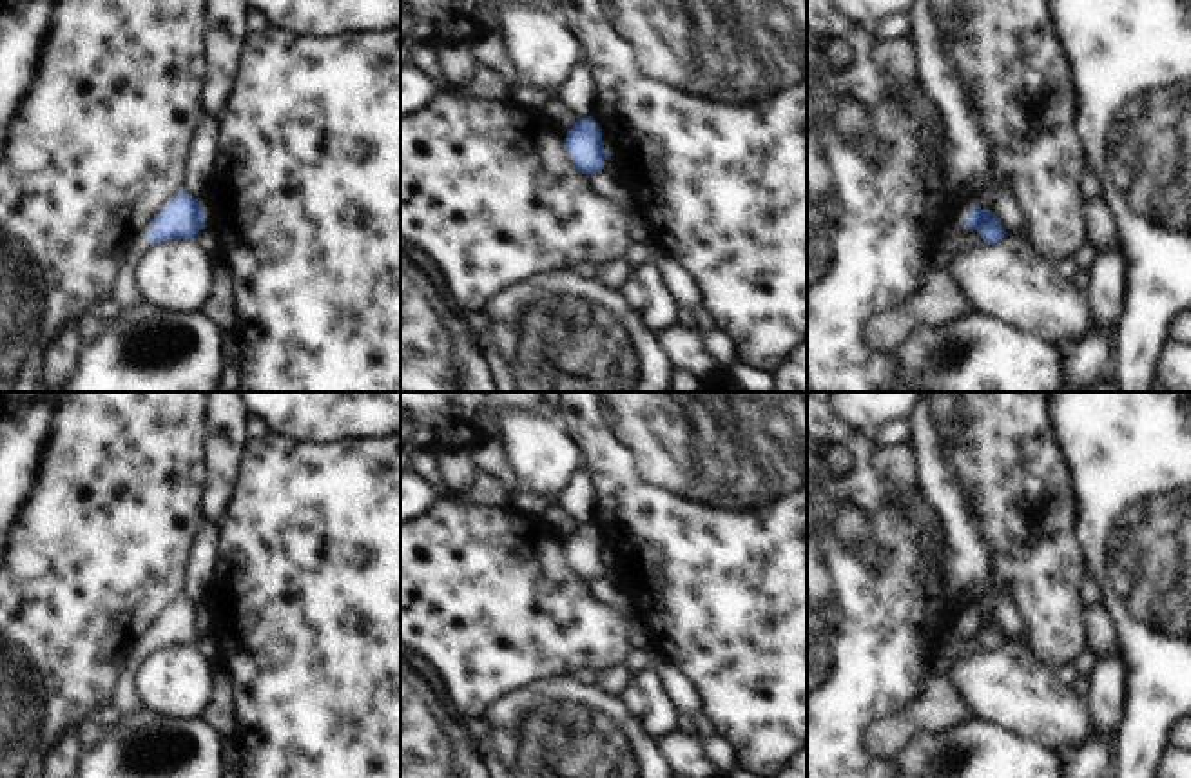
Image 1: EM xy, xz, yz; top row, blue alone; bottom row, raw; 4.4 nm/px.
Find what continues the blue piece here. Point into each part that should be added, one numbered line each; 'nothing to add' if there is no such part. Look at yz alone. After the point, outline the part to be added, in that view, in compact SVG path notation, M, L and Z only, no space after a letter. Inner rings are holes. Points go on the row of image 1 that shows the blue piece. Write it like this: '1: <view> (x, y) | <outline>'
1: yz (988, 198) | M995 180L992 183L990 189L986 189L977 199L975 199L975 205L979 205L981 209L986 209L990 212L995 210L995 203L997 203L997 196L999 192L1004 190L1004 189L997 189L995 187Z

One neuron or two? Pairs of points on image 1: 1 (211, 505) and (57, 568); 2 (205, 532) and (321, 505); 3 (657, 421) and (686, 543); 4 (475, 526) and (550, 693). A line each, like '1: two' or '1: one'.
1: two
2: two
3: one
4: two

